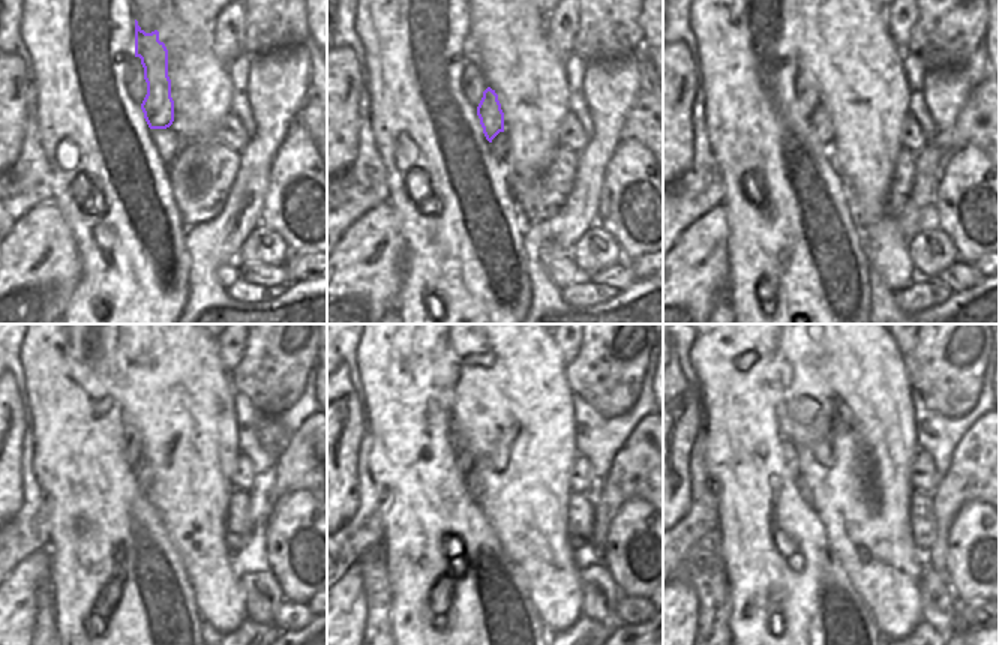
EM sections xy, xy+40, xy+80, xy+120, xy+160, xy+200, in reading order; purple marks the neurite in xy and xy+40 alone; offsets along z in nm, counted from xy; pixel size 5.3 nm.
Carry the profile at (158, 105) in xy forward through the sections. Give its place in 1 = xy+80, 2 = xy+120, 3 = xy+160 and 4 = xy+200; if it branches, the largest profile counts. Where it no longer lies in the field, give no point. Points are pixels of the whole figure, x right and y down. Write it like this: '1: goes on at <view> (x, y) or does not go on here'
1: goes on at xy+80 (821, 123)
2: goes on at xy+120 (143, 471)
3: goes on at xy+160 (474, 482)
4: goes on at xy+200 (804, 489)

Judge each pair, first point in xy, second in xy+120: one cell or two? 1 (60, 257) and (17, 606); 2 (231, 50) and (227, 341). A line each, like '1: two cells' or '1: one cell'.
1: one cell
2: one cell

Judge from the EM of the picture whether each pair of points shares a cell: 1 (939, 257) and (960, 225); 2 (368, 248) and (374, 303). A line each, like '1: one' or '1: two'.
1: two
2: one

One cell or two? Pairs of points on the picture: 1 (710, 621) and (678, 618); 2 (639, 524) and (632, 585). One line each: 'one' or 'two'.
1: two
2: one

